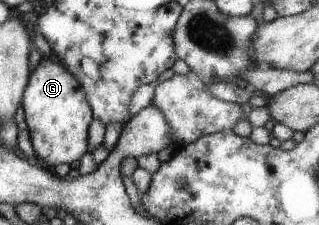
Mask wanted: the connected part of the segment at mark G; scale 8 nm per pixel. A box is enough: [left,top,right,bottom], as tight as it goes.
[20,57,93,170]

